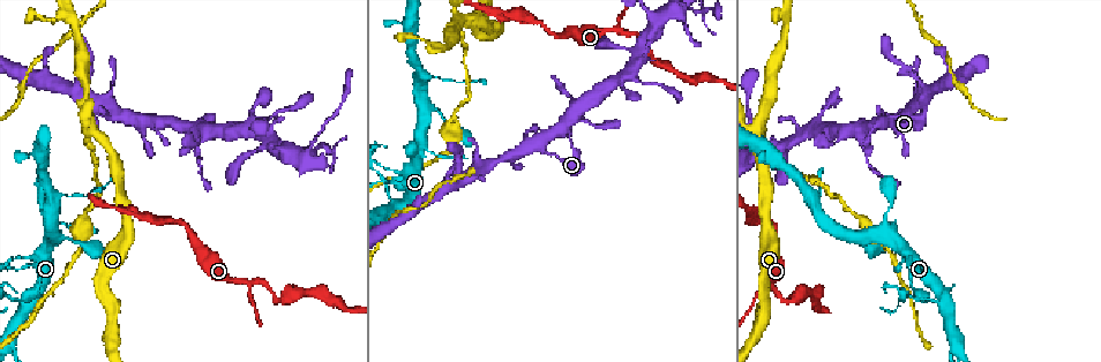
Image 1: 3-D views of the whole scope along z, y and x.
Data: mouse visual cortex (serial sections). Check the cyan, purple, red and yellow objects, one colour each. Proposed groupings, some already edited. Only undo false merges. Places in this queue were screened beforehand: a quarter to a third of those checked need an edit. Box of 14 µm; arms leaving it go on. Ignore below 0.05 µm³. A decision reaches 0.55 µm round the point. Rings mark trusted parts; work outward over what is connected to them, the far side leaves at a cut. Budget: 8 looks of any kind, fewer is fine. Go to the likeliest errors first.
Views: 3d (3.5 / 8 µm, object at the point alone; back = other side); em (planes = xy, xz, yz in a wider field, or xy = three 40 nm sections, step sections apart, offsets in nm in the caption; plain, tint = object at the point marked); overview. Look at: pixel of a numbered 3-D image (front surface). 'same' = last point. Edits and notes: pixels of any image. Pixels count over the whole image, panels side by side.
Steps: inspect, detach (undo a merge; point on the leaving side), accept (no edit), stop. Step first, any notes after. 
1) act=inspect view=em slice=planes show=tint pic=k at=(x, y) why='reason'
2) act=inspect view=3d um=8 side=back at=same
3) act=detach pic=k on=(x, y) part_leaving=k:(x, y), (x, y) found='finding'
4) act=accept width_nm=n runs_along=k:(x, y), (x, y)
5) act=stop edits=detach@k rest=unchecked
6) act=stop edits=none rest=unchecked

act=inspect view=3d um=3.5 pic=1 at=(245, 282) why='two arms in line, one across'

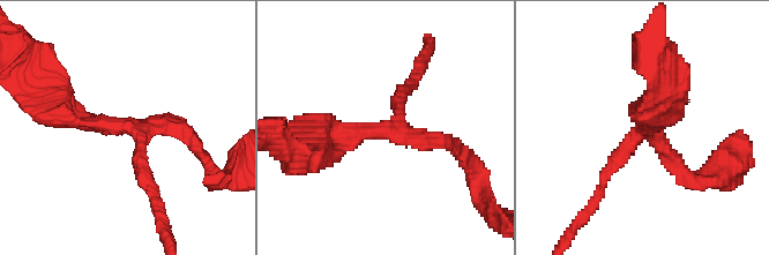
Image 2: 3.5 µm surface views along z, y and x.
act=inspect view=em slice=planes show=tint pic=2 at=(383, 131) arms=3 arm_widths_nm=150,200,300

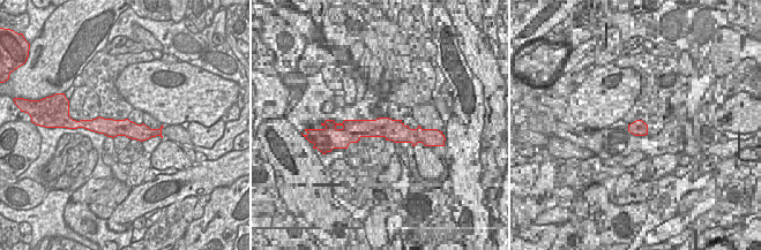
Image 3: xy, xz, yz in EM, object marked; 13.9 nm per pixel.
act=accept runs_along=3:(84, 124), (158, 131) found='continuous, no second cell'

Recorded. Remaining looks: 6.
act=inspect view=3d um=3.5 pic=1 at=(461, 19)

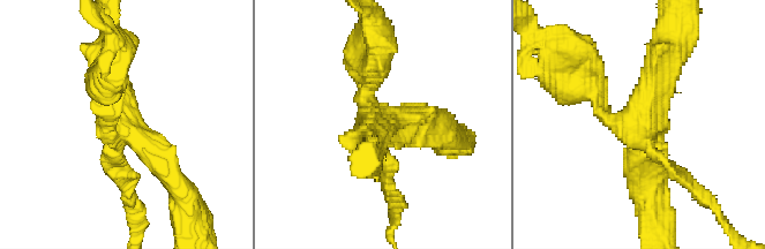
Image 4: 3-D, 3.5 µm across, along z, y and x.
act=inspect view=em slice=xy step=2 show=tint pic=4 at=(126, 134) arms=4 arm_widths_nm=150,200,350,350

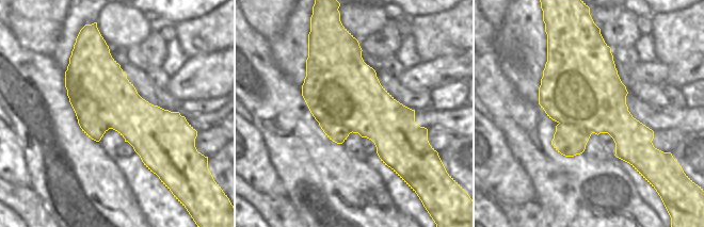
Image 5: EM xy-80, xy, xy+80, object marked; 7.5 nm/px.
act=detach pic=4 on=(673, 173) border=5:(77, 115), (94, 114), (110, 128) found='a second cell is stuck on'

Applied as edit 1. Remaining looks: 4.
act=inspect view=3d um=8 pic=1 at=(396, 203) why='sharp bend'

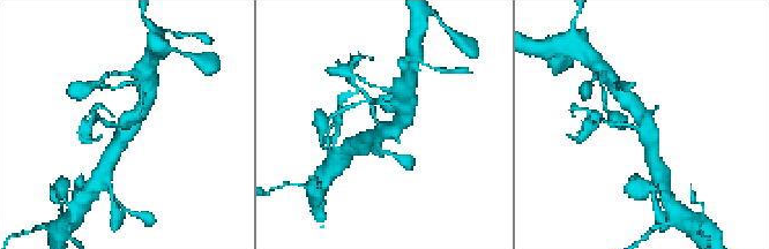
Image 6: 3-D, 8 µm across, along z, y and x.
act=inspect view=3d um=3.5 pic=6 at=(127, 132)

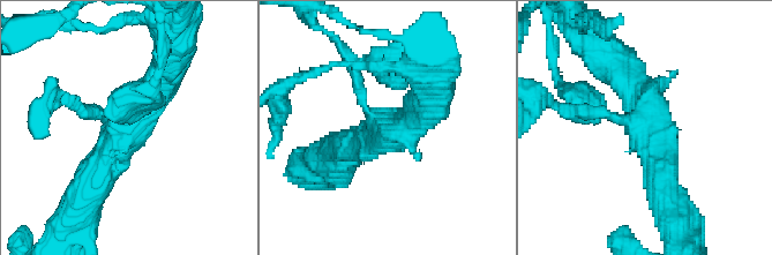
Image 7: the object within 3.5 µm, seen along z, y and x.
act=inspect view=em slice=planes show=tint pic=7 at=(386, 132) why='need the tissue'

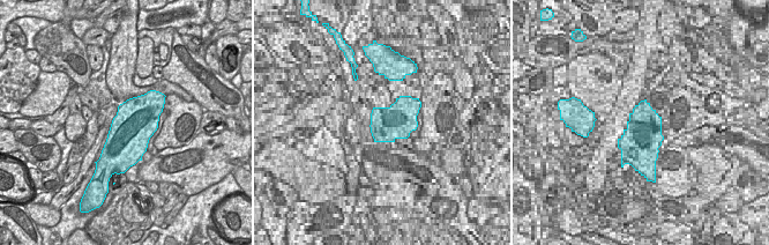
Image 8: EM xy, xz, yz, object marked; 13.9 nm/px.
act=detach pic=7 on=(70, 104) part_leaving=7:(107, 122), (54, 90) found='two cells meet here'

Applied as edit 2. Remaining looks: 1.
act=stop edits=detach@4,detach@7 rest=unchecked

